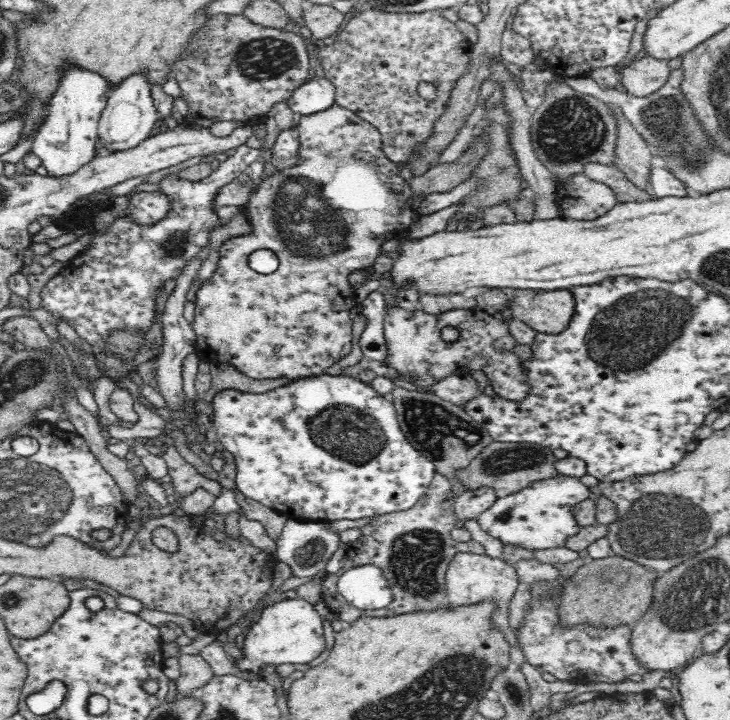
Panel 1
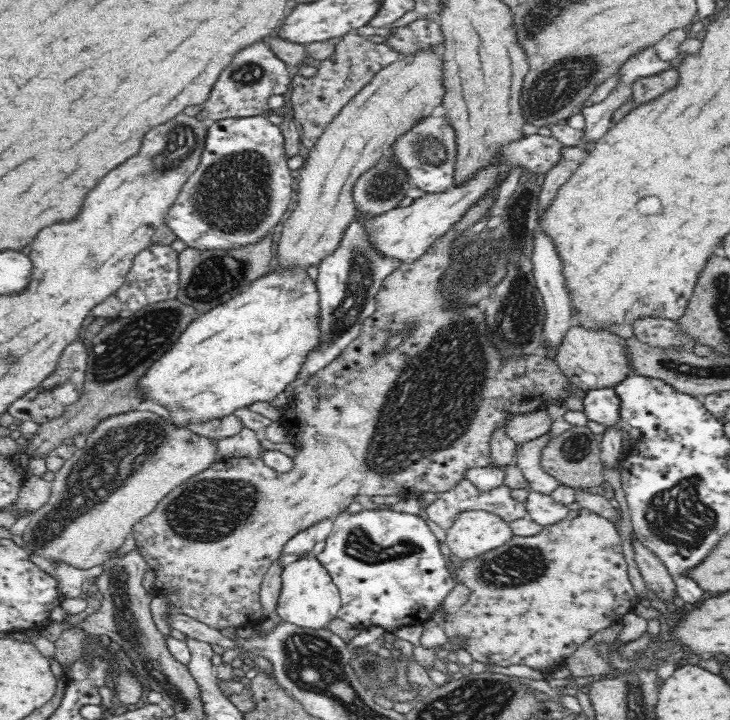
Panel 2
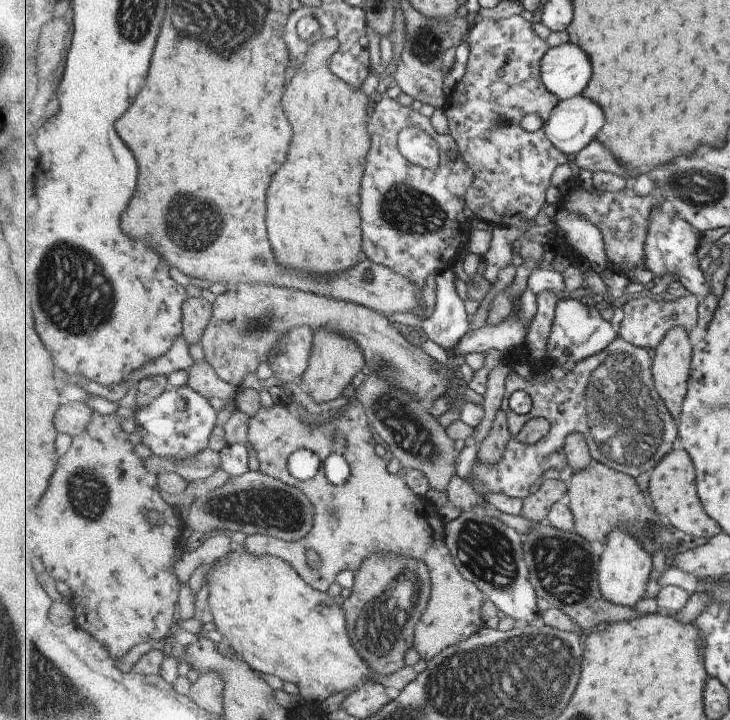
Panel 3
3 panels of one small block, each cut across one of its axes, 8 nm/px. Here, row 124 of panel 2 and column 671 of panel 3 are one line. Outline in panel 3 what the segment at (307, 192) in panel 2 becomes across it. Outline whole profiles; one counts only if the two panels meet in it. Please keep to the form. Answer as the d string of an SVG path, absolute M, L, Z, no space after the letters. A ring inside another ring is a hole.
M679 325L671 329L656 348L654 379L677 422L687 394L693 352L688 330Z

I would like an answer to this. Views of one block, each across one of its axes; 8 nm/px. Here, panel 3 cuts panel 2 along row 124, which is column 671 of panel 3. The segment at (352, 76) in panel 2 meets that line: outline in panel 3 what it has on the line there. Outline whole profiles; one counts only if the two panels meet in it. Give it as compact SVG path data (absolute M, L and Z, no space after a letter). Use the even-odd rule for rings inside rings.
M648 294L646 297L625 299L620 304L623 319L617 326L619 336L635 346L656 349L659 343L666 337L666 334L677 325L686 328L688 332L693 330L695 326L698 326L699 303L700 297L693 294L679 298Z

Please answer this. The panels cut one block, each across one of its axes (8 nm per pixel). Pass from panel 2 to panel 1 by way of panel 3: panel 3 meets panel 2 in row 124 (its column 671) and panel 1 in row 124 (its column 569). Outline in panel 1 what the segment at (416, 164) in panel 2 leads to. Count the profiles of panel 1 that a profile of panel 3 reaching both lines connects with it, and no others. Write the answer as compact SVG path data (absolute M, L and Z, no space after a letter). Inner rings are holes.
M360 4L359 11L347 15L334 42L320 48L317 60L320 61L328 82L334 85L335 103L376 125L384 136L385 156L392 162L404 164L412 157L421 157L424 146L432 140L437 122L449 109L449 100L457 82L471 67L472 49L473 44L454 23L442 16L440 10L388 11ZM420 82L434 84L436 88L434 100L424 100L418 94Z

